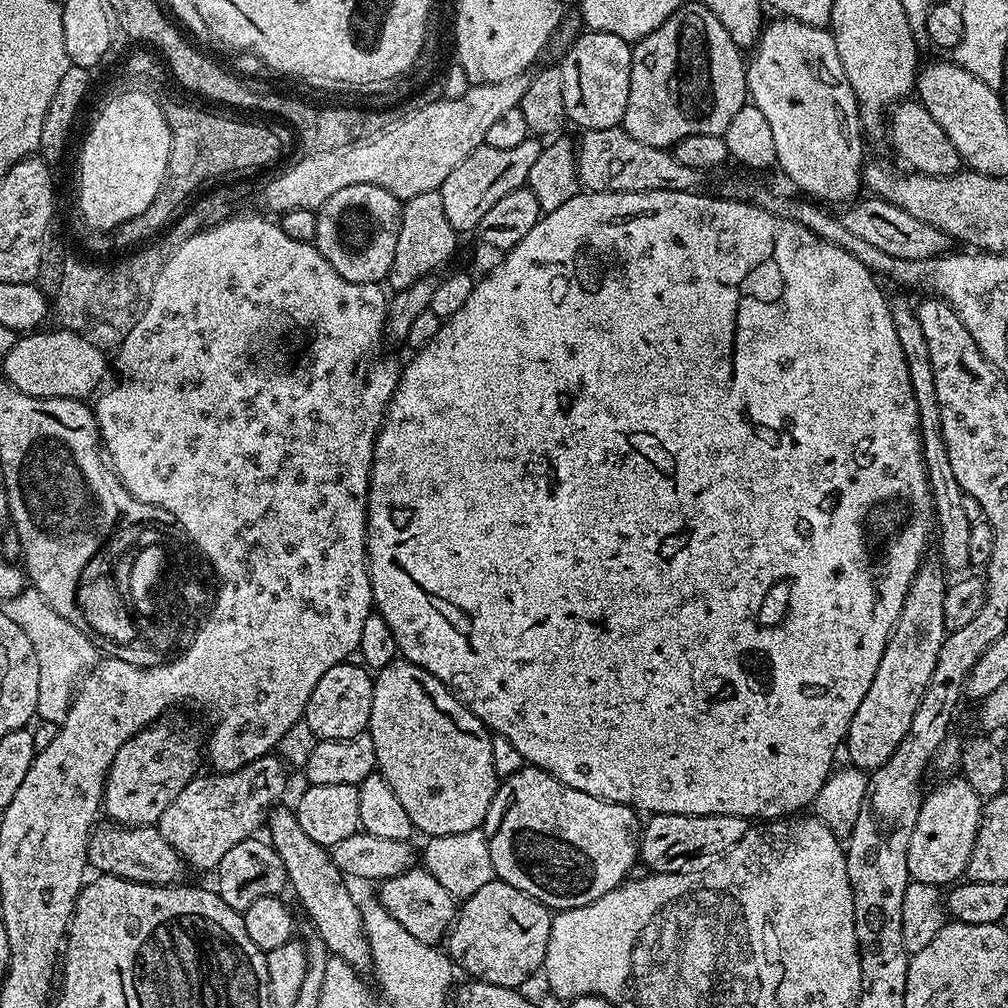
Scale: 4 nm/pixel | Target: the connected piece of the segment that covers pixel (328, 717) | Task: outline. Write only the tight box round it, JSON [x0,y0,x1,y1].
[302,662,374,740]

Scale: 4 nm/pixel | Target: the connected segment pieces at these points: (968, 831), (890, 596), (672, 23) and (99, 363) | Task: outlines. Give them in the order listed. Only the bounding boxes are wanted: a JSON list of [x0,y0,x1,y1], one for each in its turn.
[[908,778,982,886],[368,190,930,822],[622,2,749,149],[2,330,110,397]]

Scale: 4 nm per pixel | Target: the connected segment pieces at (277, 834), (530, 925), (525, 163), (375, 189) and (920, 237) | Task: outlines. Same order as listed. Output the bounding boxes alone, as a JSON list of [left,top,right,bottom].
[[266,806,372,974],[446,878,553,989],[439,138,541,233],[315,184,402,284],[842,198,950,260]]

